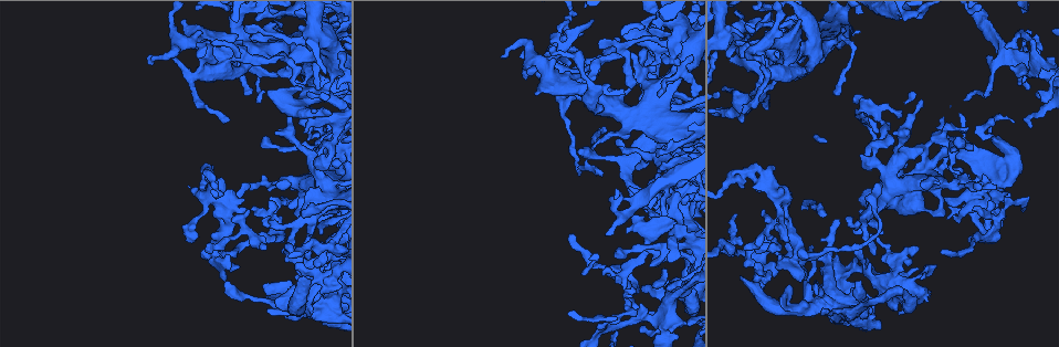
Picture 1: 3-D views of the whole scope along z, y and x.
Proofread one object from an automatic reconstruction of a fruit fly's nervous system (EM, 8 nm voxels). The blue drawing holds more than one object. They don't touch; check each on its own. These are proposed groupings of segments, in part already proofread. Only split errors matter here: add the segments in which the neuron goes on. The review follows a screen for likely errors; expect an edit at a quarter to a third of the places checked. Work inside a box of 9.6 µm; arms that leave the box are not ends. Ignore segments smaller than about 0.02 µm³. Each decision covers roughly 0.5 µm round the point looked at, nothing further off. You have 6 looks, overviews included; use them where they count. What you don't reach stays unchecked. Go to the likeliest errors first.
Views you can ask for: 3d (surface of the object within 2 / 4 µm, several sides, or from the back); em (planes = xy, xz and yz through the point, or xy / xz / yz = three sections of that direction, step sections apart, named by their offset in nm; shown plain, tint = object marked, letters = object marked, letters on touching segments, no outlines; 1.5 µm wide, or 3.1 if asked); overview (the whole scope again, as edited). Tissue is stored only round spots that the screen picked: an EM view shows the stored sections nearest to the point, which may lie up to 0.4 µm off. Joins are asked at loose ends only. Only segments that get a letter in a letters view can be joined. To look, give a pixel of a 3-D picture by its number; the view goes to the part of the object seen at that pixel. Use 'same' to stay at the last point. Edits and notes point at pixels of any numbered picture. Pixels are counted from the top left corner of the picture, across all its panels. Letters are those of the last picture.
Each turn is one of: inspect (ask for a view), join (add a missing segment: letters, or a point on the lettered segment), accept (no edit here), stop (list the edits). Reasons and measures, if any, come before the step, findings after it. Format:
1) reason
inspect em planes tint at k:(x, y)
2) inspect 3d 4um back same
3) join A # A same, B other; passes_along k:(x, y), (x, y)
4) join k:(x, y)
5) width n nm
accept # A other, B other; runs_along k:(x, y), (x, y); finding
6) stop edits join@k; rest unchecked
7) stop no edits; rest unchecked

an open end
inspect em planes letters at 1:(149, 64)

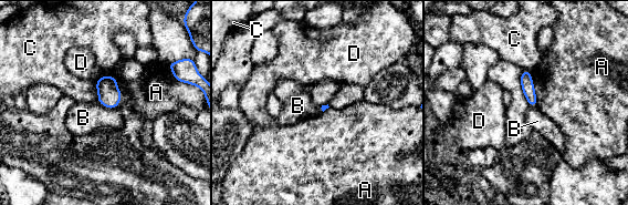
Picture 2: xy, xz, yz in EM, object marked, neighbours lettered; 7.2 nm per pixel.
accept # A other, B other, C other, D other; border 2:(97, 100), (105, 106), (115, 109); no lettered segment goes on from it

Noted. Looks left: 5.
thick end
inspect 3d 4um at 1:(537, 94)

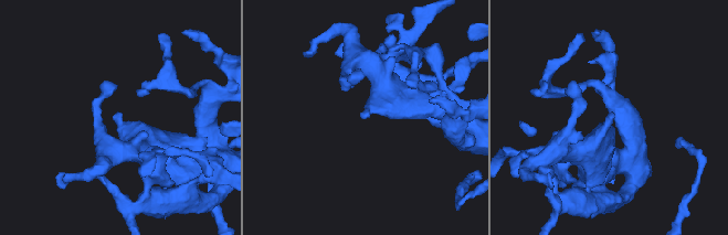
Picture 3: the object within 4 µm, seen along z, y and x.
inspect em planes tint at 3:(613, 115)

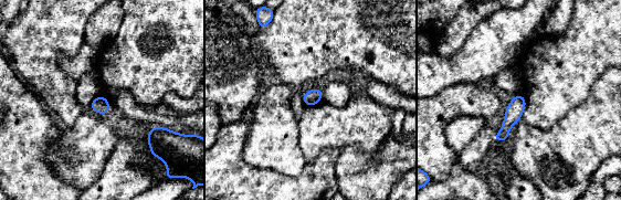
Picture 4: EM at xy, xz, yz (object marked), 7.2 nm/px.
what lies round it
inspect em planes letters same

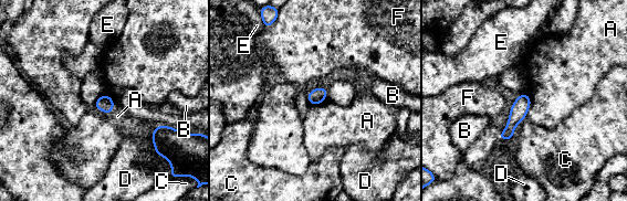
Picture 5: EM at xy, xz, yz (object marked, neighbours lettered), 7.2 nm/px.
accept # A other, B other, C other, D other, E other, F other; border 5:(528, 94), (530, 107), (525, 117); no lettered segment goes on from it

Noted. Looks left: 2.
branch stops here
inspect em planes plain at 1:(737, 119)

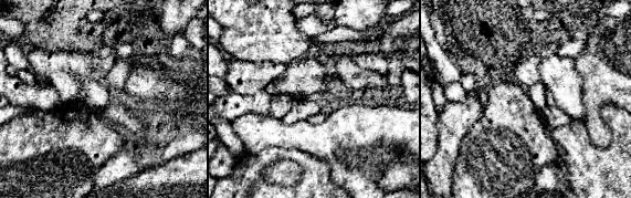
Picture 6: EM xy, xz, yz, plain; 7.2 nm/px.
inspect em planes letters same

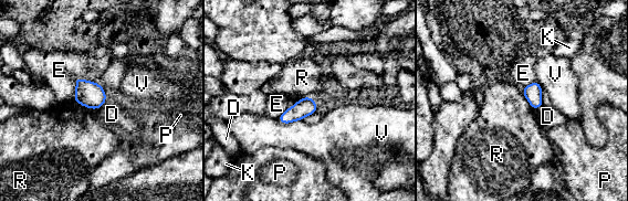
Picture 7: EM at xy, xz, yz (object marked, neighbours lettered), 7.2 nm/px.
accept # D other, E other, K other, P other, R other, V other; border 7:(521, 88), (526, 101), (534, 109); no lettered segment goes on from it

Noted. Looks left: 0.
stop no edits; rest unchecked

